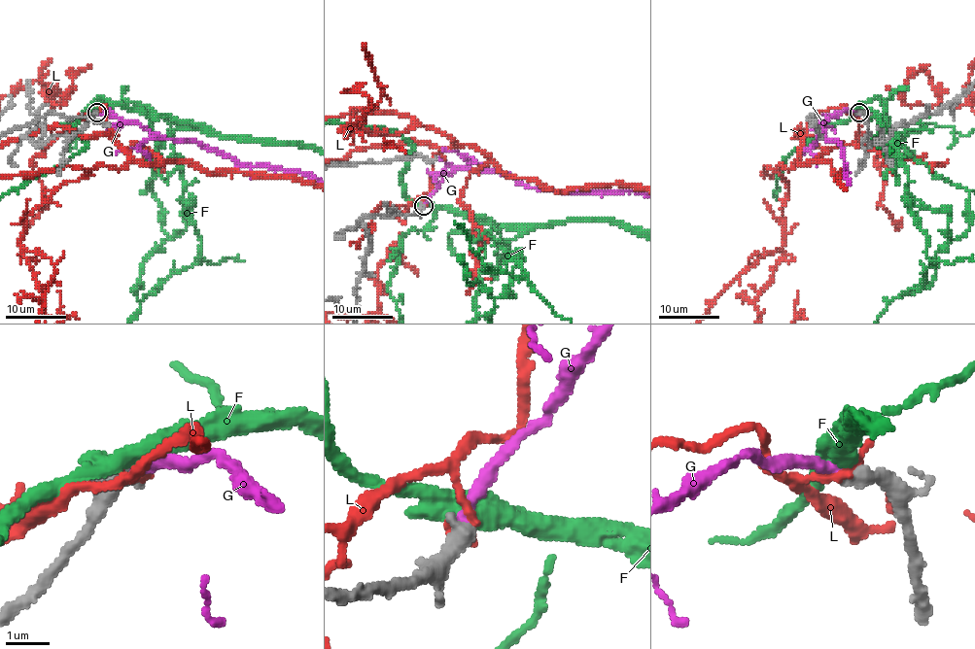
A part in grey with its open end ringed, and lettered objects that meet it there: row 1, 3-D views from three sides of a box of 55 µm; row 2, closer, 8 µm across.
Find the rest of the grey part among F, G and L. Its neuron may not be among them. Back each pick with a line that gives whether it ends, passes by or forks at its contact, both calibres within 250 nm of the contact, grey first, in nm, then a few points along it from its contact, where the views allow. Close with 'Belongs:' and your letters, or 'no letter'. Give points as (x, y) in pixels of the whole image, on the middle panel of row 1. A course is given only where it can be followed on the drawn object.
G: It ends there. Thickness 440 nm (grey) against 260 nm
Belongs: G

